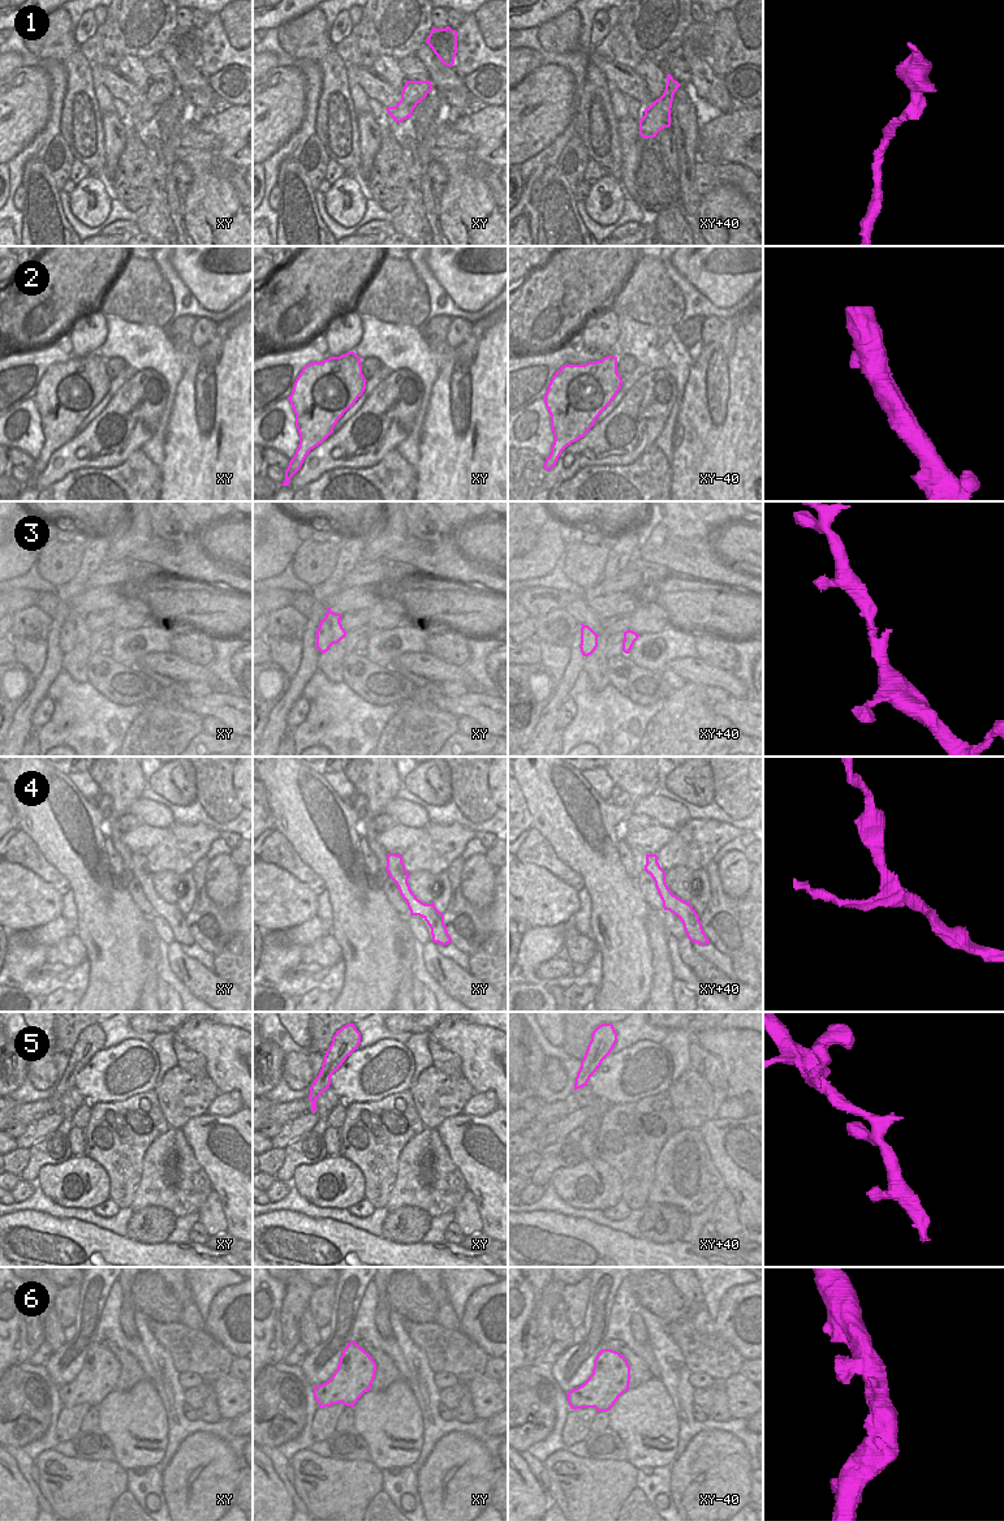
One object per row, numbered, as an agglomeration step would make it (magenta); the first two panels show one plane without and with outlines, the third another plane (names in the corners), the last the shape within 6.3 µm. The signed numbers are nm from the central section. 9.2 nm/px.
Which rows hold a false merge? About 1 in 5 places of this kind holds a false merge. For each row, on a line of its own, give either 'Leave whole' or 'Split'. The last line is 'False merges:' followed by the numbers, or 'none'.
1: Leave whole
2: Leave whole
3: Leave whole
4: Leave whole
5: Leave whole
6: Leave whole
False merges: none.

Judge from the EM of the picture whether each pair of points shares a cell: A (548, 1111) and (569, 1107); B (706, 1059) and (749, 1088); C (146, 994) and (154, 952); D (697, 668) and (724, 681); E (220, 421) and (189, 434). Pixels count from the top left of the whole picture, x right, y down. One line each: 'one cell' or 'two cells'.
A: one cell
B: two cells
C: one cell
D: one cell
E: one cell

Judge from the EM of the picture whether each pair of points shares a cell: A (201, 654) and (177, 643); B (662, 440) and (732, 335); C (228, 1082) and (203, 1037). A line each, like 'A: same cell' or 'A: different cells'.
A: same cell
B: different cells
C: same cell

